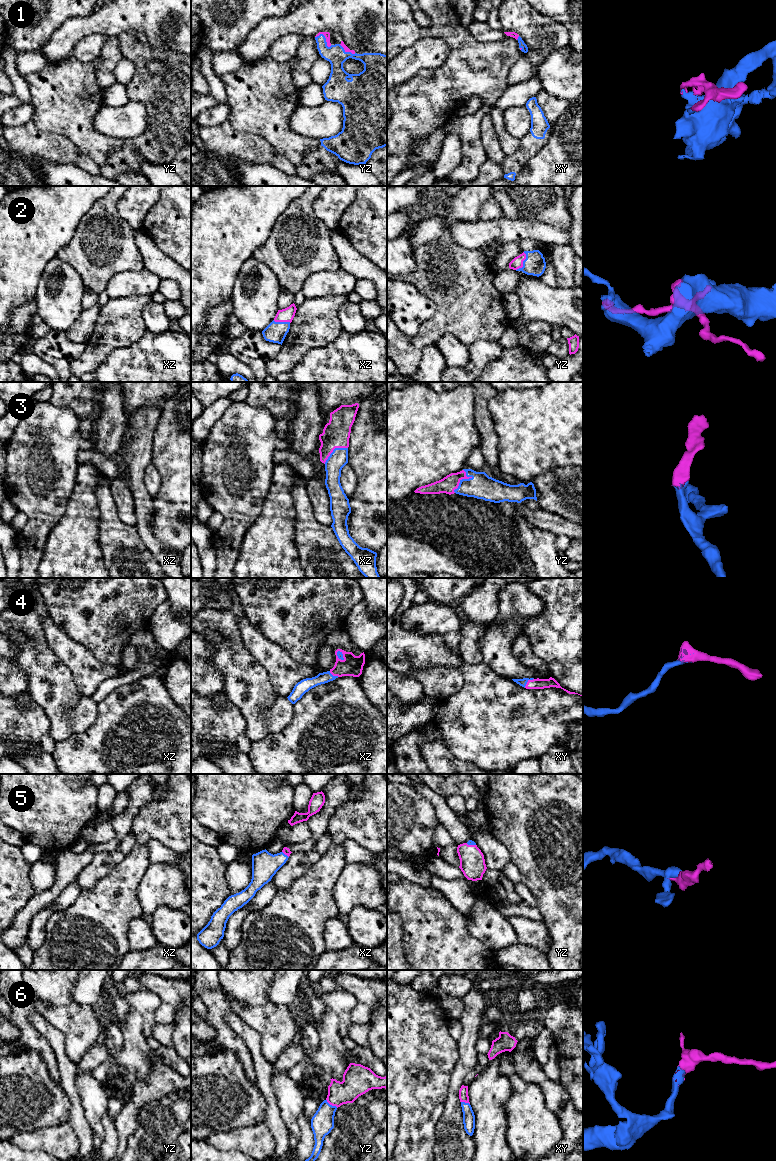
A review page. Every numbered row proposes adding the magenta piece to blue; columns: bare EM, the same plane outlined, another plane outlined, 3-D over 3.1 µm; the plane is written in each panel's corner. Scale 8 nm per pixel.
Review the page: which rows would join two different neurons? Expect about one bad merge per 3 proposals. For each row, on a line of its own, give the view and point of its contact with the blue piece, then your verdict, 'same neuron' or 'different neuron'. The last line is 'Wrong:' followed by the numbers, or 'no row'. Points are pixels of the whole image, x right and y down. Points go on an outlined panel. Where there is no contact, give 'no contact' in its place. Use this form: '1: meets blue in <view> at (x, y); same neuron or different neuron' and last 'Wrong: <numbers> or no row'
1: meets blue in yz at (324, 37); same neuron
2: meets blue in yz at (523, 262); same neuron
3: meets blue in yz at (462, 479); same neuron
4: meets blue in xy at (527, 681); same neuron
5: meets blue in yz at (471, 844); same neuron
6: meets blue in yz at (331, 1105); same neuron
Wrong: no row

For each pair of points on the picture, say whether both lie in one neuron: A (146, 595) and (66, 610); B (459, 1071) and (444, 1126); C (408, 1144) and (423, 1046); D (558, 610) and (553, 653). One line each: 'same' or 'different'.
A: same
B: same
C: same
D: same

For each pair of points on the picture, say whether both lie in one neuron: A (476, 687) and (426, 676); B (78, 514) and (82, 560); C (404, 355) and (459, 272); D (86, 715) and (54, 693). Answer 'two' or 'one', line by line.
A: two
B: one
C: one
D: two

